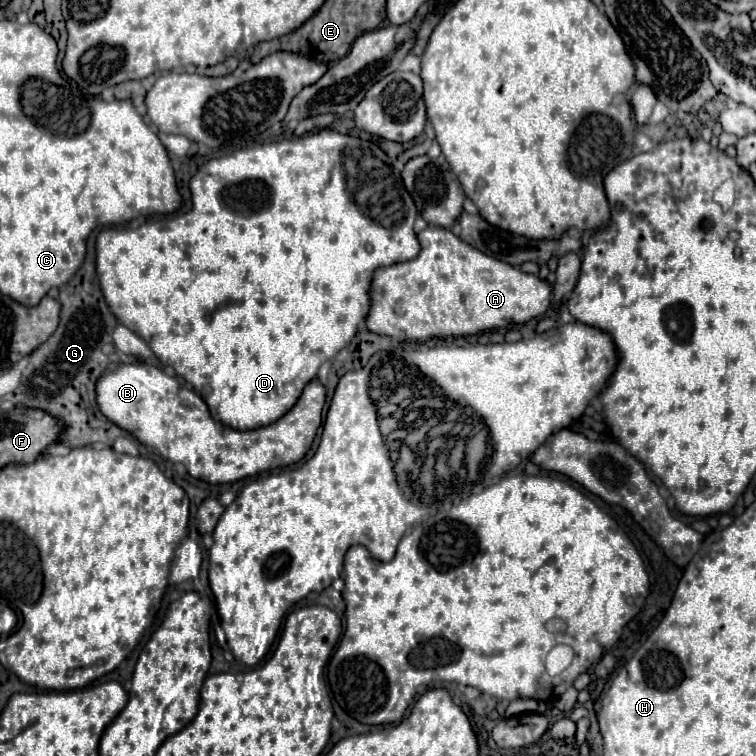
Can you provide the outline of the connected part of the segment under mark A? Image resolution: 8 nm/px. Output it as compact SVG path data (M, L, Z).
M442 227L418 233L418 257L380 267L370 285L370 311L366 327L392 339L426 341L432 337L464 337L490 329L514 327L540 317L550 307L550 283L500 263Z

